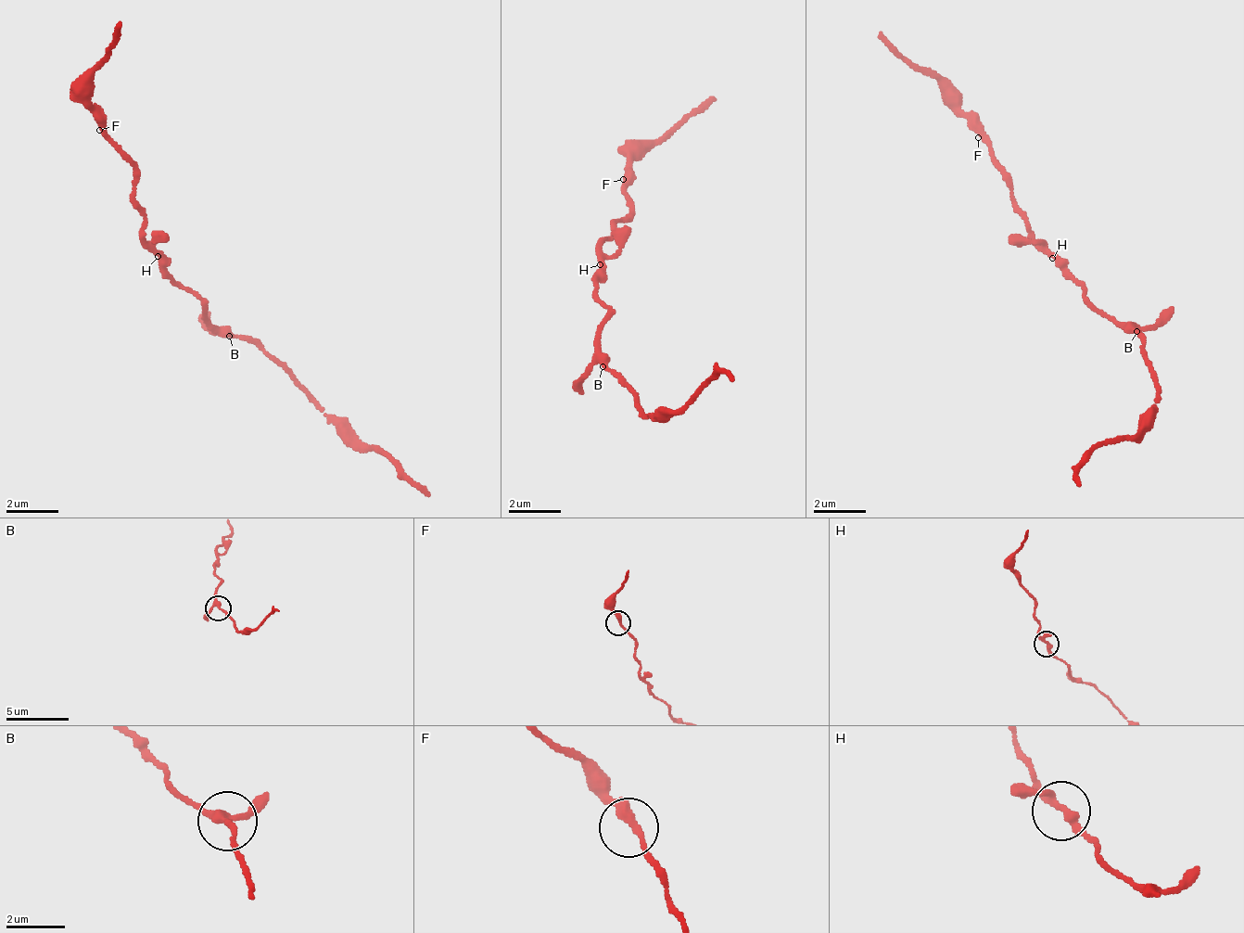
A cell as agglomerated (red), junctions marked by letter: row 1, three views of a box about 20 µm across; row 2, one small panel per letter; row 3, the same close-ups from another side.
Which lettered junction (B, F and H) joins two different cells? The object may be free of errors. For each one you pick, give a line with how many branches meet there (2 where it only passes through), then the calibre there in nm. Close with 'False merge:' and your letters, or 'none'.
False merge: none

